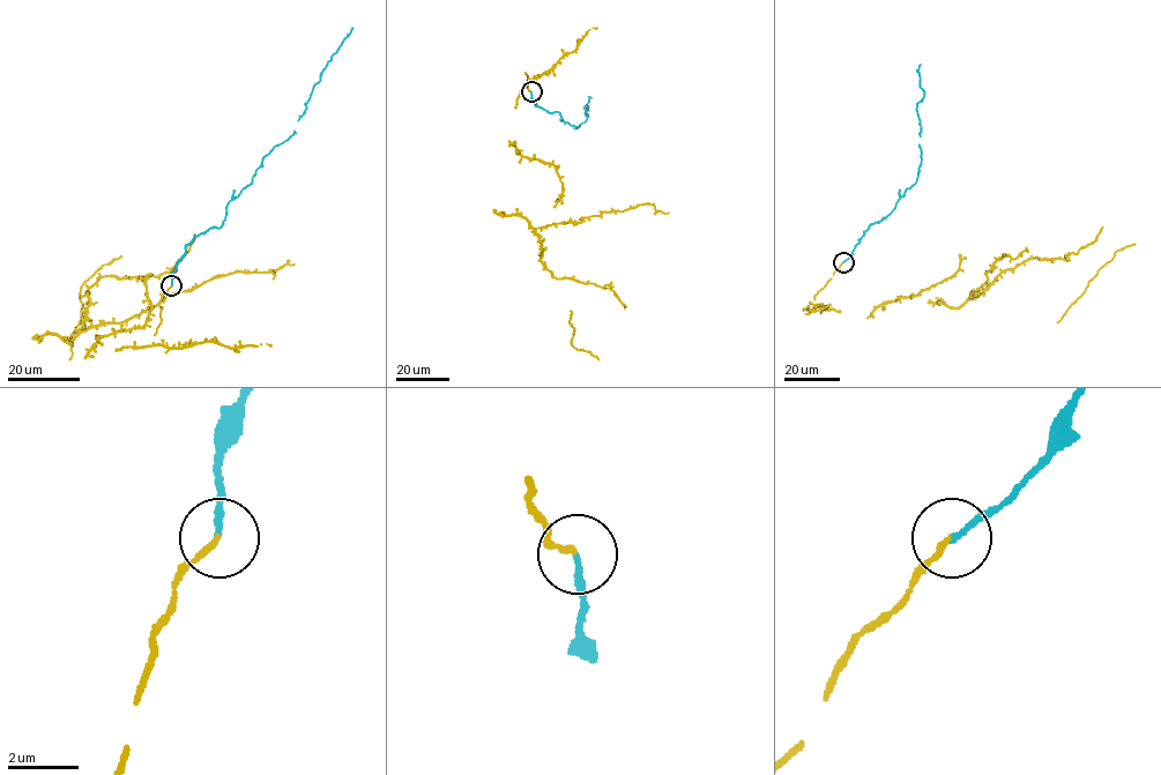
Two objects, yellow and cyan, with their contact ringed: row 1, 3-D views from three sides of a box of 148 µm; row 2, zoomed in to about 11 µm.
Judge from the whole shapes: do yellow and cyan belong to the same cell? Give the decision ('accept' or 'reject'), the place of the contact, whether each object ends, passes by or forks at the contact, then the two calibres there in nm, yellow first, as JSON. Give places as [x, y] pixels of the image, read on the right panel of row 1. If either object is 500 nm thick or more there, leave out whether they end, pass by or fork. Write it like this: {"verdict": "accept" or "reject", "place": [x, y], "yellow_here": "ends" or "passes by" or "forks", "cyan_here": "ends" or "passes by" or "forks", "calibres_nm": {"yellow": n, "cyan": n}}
{"verdict": "accept", "place": [843, 262], "yellow_here": "ends", "cyan_here": "ends", "calibres_nm": {"yellow": 160, "cyan": 140}}

